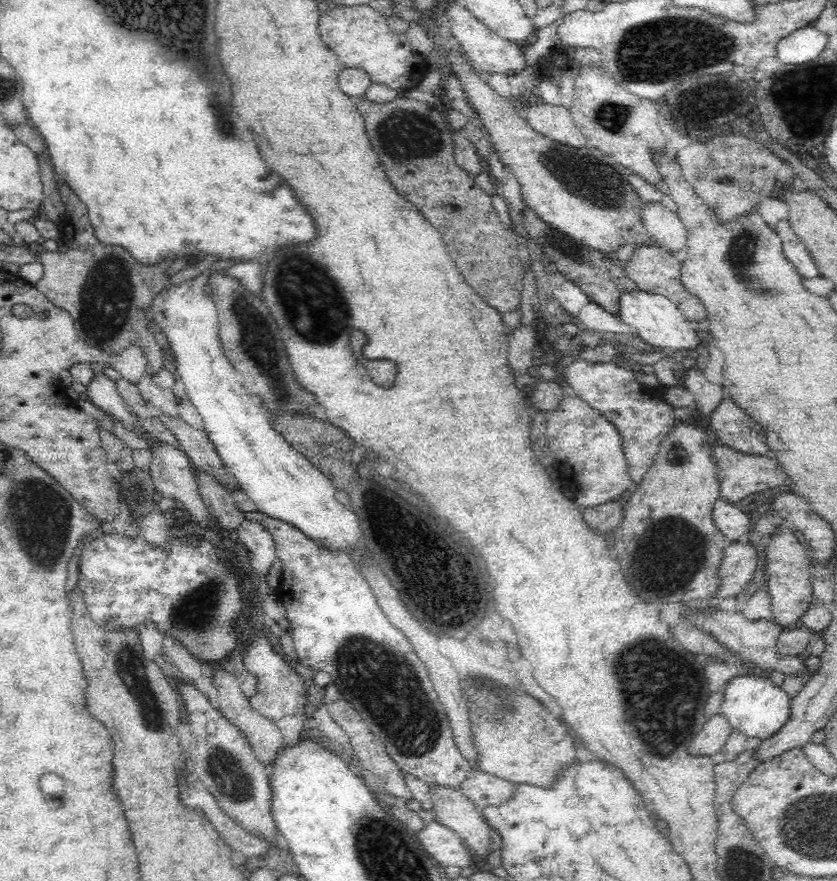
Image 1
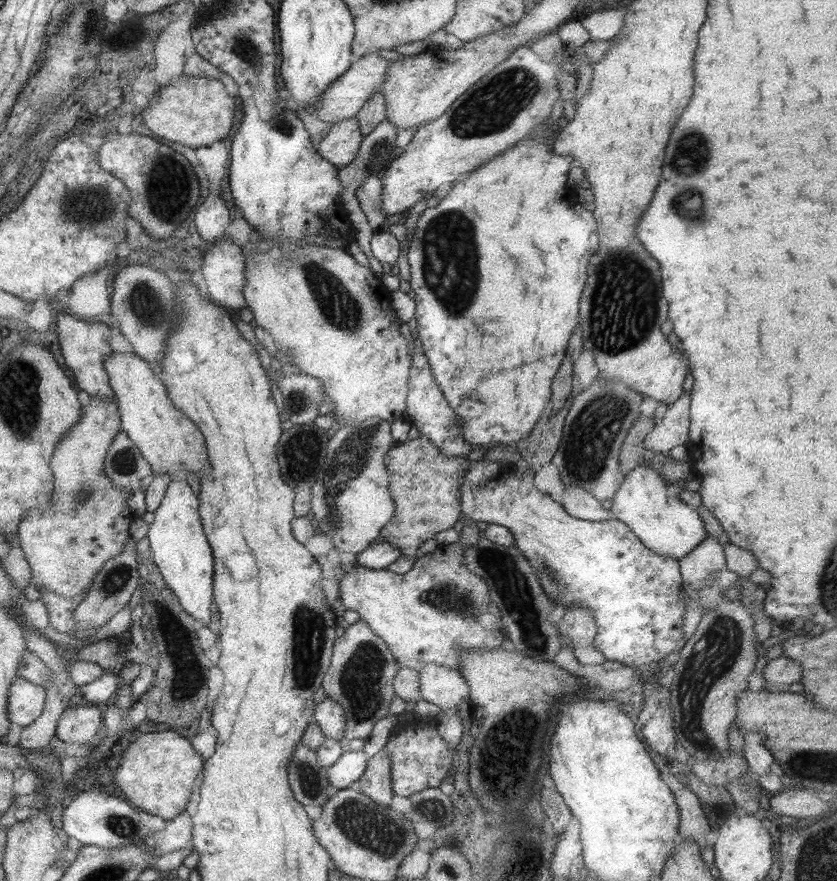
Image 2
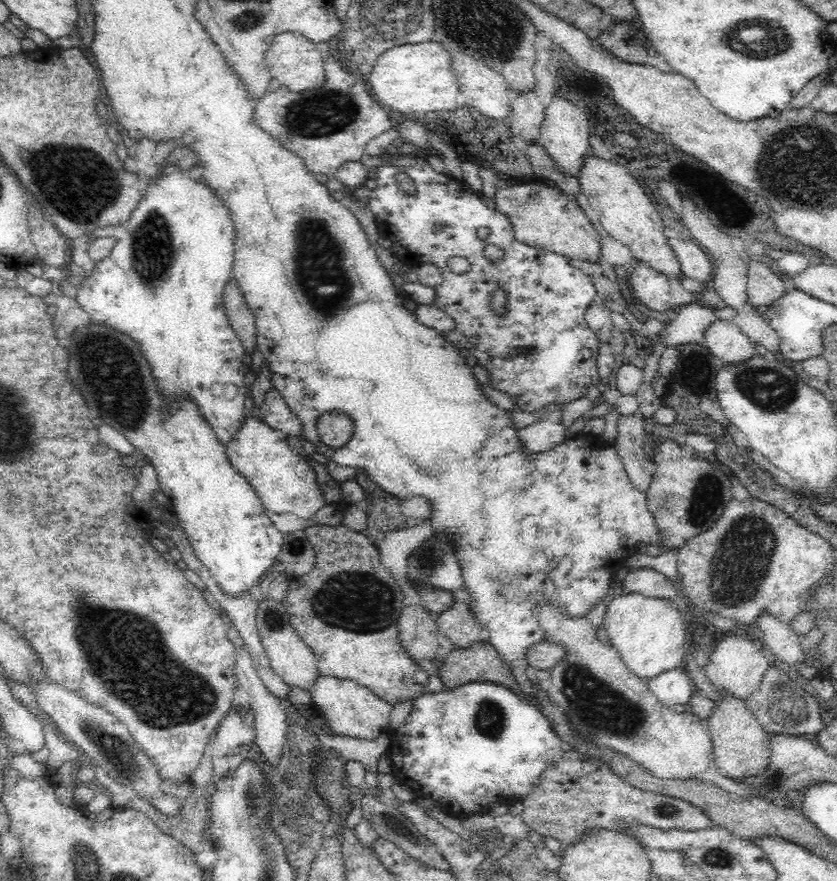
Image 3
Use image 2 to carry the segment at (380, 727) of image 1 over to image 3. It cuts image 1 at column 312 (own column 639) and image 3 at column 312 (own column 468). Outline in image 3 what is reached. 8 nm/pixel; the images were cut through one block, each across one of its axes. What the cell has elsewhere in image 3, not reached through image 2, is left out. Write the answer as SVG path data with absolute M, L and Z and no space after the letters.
M248 417L225 447L231 465L250 483L266 512L292 513L310 521L328 504L309 461L294 451L283 432L268 426L260 418Z

